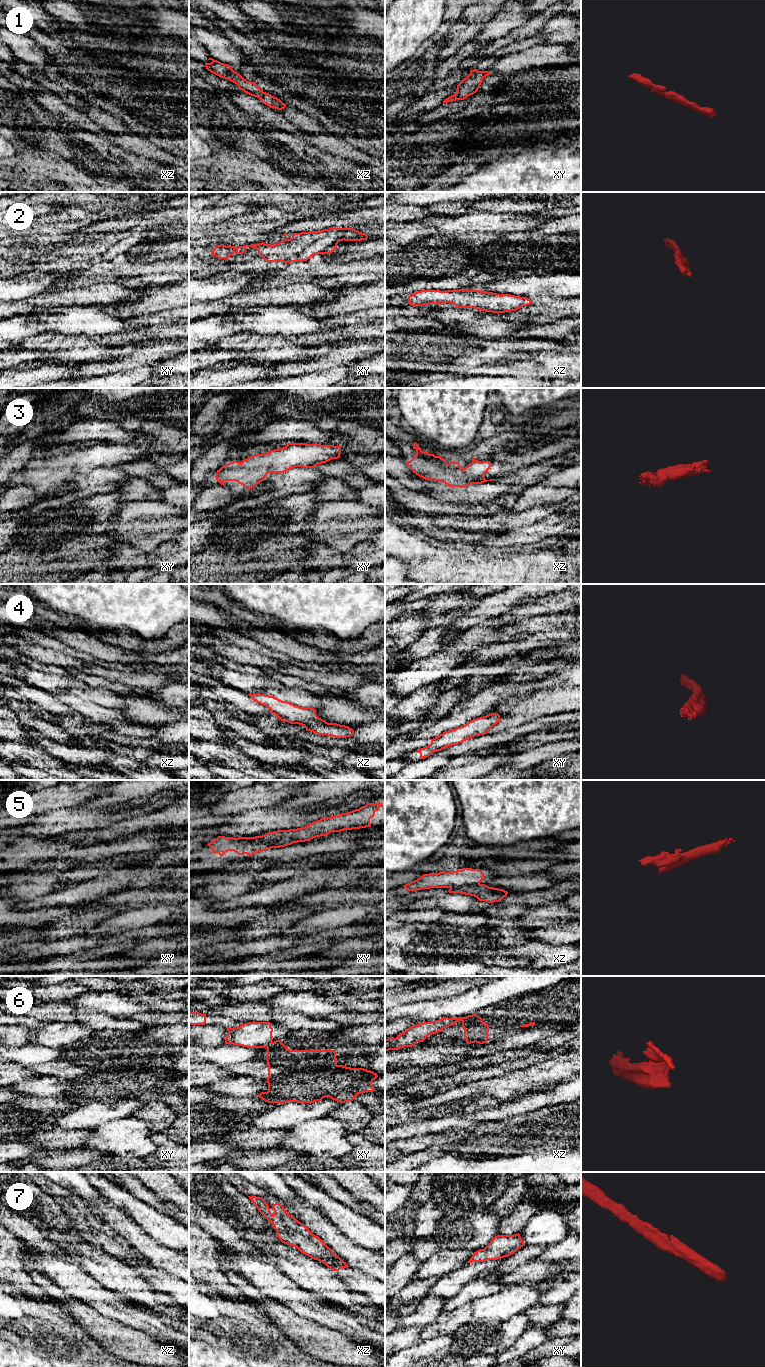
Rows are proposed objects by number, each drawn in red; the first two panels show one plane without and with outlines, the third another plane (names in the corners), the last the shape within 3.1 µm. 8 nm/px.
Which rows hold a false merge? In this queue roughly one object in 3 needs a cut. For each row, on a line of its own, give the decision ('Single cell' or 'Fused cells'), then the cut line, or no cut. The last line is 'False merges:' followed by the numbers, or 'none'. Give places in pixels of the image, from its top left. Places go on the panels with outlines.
1: Single cell. No split
2: Single cell. No split
3: Single cell. No split
4: Single cell. No split
5: Fused cells. Split along xz (479, 883), (450, 888)
6: Fused cells. Split along xy (272, 1042), (265, 1046)
7: Single cell. No split
False merges: 5, 6

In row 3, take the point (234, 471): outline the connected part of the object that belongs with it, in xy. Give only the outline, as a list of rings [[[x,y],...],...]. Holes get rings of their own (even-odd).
[[[288,443],[285,447],[274,449],[268,451],[265,454],[256,454],[253,456],[248,457],[247,459],[243,460],[241,463],[238,461],[230,462],[224,466],[222,466],[216,472],[216,480],[221,485],[224,485],[225,481],[236,481],[239,484],[243,485],[247,490],[252,489],[257,484],[262,482],[268,473],[276,474],[276,473],[284,473],[292,468],[295,467],[303,467],[303,468],[314,468],[317,465],[322,463],[326,463],[332,459],[340,458],[341,454],[341,447],[340,446],[333,446],[333,445],[321,445],[321,444],[306,444],[306,443]]]

